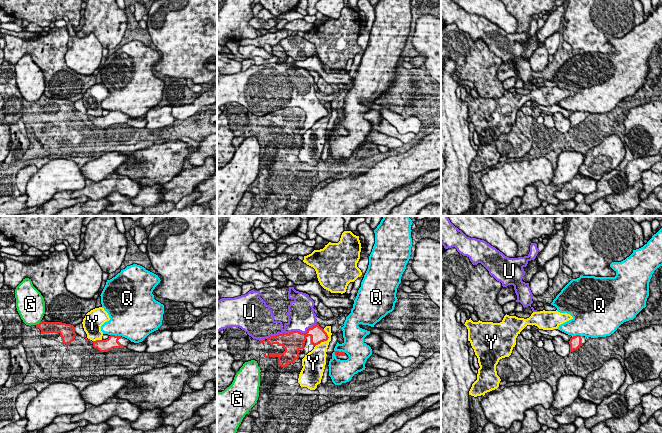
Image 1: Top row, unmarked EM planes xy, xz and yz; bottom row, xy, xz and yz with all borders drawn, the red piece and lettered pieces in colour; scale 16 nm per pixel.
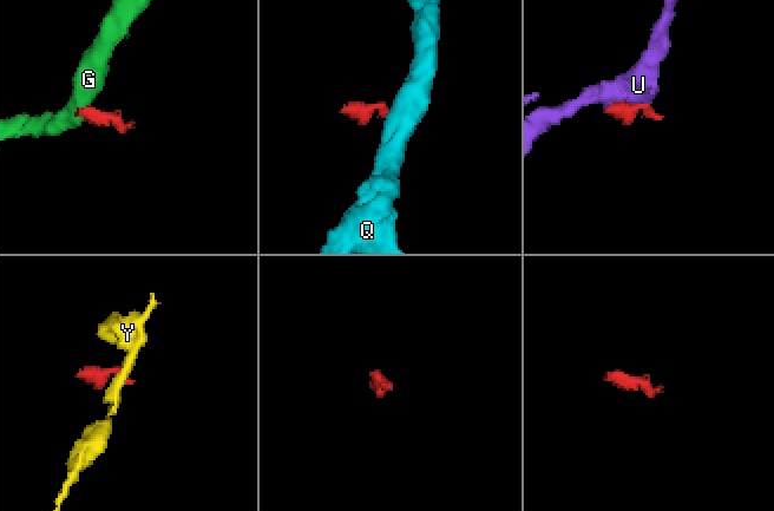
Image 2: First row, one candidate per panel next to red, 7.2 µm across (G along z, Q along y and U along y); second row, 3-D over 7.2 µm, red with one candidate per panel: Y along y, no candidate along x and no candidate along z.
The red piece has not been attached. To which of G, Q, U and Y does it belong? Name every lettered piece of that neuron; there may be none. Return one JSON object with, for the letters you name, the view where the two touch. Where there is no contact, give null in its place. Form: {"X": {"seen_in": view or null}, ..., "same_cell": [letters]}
{"U": {"seen_in": "xz"}, "same_cell": ["U"]}

